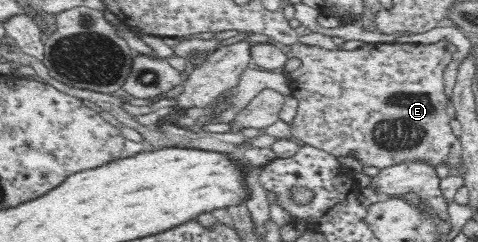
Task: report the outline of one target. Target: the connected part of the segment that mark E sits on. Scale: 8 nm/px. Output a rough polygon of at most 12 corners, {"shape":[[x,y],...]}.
{"shape":[[448,42],[292,44],[292,136],[385,169],[462,162]]}

